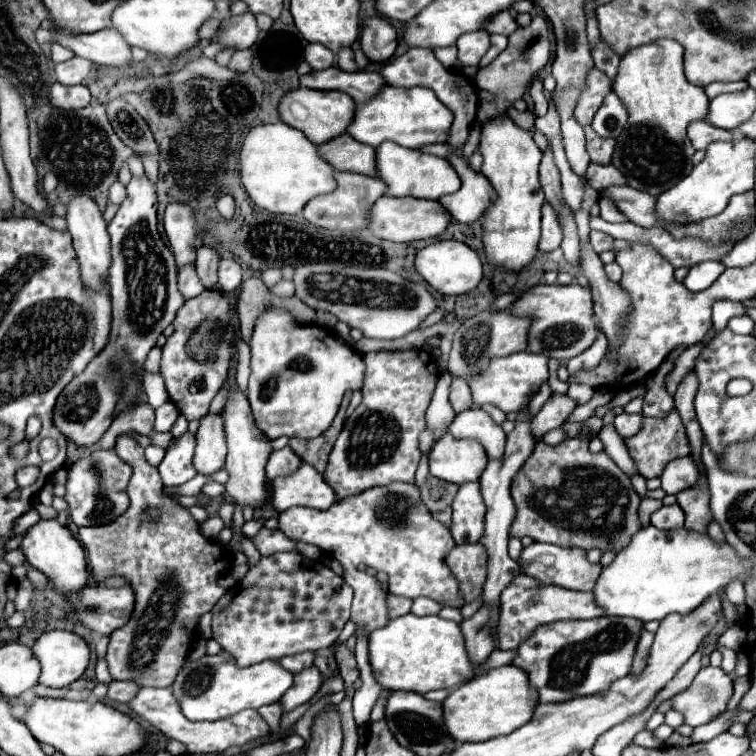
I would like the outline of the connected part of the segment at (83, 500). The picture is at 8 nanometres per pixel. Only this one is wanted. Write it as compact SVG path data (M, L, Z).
M113 449L107 451L93 451L91 457L77 461L69 467L67 479L67 493L65 501L69 503L71 519L77 527L83 525L105 525L127 511L129 497L127 497L127 483L131 479L131 467L117 457Z

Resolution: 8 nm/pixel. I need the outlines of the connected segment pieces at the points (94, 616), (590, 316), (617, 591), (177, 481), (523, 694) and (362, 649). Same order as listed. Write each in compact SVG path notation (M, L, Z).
M129 583L119 589L87 587L79 599L75 619L99 635L111 635L115 629L121 629L129 621L135 605Z
M535 285L529 293L523 293L511 307L511 313L523 317L535 317L529 329L529 351L555 359L571 359L581 355L597 339L599 325L593 313L593 295L589 287L573 285Z
M653 525L639 529L631 543L621 549L613 563L603 567L597 585L593 587L595 605L605 611L605 615L623 615L623 617L635 617L645 621L661 621L669 613L691 613L695 607L699 607L709 595L719 593L721 587L725 587L733 579L745 581L745 575L749 571L749 561L743 561L737 557L731 545L717 545L709 535L691 533L687 529L675 529L675 531L659 531Z
M187 431L173 441L167 449L163 461L159 463L159 473L163 485L183 485L197 475L193 469L193 449L195 449L195 433Z
M505 665L479 675L455 691L443 701L443 721L447 733L457 743L487 741L495 735L509 735L517 727L525 725L537 705L537 693L529 687L527 673L515 665Z
M357 639L357 653L355 655L357 655L357 665L359 665L359 671L361 671L363 685L355 691L353 715L355 715L355 723L361 727L361 725L369 725L369 715L371 715L375 701L381 695L381 685L377 685L377 681L373 677L365 639Z

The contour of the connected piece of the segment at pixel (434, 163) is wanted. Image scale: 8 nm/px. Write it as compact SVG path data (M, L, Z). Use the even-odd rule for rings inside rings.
M383 141L375 149L375 171L377 177L385 181L387 195L393 197L421 197L421 199L439 199L445 193L453 193L461 187L461 181L443 157L425 155L415 149L405 149L401 145Z

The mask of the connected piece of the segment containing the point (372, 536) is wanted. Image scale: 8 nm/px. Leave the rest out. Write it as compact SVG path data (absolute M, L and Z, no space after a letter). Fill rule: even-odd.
M397 481L385 487L365 489L365 493L337 501L325 511L301 505L291 507L279 513L279 529L289 539L305 541L331 553L345 571L347 567L357 567L361 563L375 571L385 571L389 575L389 593L393 595L409 599L429 597L443 607L457 609L465 605L461 593L457 593L457 579L445 565L445 557L455 547L451 531L431 517L415 483ZM327 539L335 545L327 545Z

